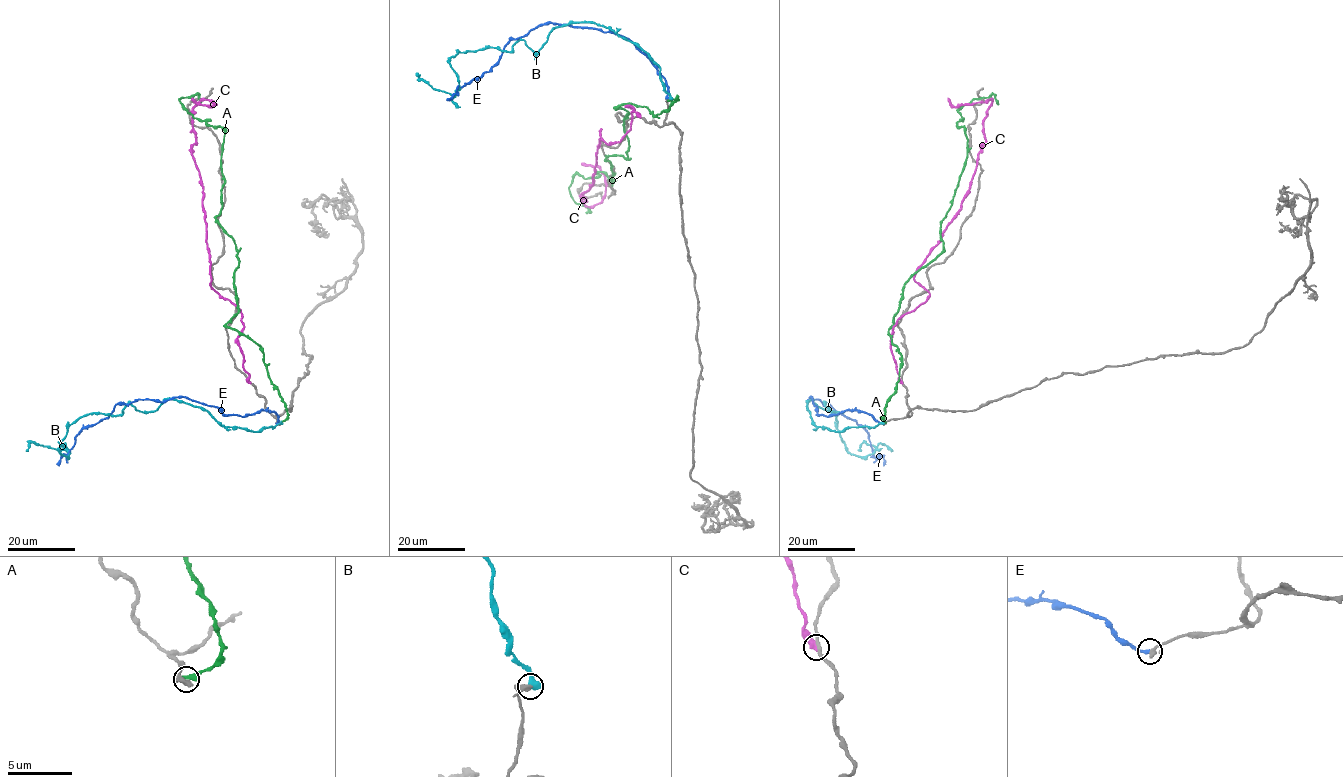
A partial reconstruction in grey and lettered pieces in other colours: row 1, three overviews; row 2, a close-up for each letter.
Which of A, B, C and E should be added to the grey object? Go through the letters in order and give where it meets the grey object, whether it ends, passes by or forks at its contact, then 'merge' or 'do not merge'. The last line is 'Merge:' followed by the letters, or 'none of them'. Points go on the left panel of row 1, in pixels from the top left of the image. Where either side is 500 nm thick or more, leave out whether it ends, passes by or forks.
A: meets grey at (278, 423); it ends there; do not merge
B: meets grey at (280, 424); do not merge
C: meets grey at (249, 382); do not merge
E: meets grey at (277, 423); it ends there; merge
Merge: E

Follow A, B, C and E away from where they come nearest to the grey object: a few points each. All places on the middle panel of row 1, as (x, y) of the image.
A: (668, 100), (654, 116), (616, 108), (626, 157), (606, 159), (613, 183), (576, 173), (586, 213)
B: (670, 98), (650, 56), (597, 23), (556, 27), (538, 53), (523, 40), (458, 52), (456, 94), (415, 74)
C: (639, 117), (627, 107), (618, 142), (601, 129), (581, 196), (592, 207), (605, 174), (581, 163)
E: (666, 98), (666, 82), (629, 39), (552, 22), (511, 38), (488, 71), (448, 98)

